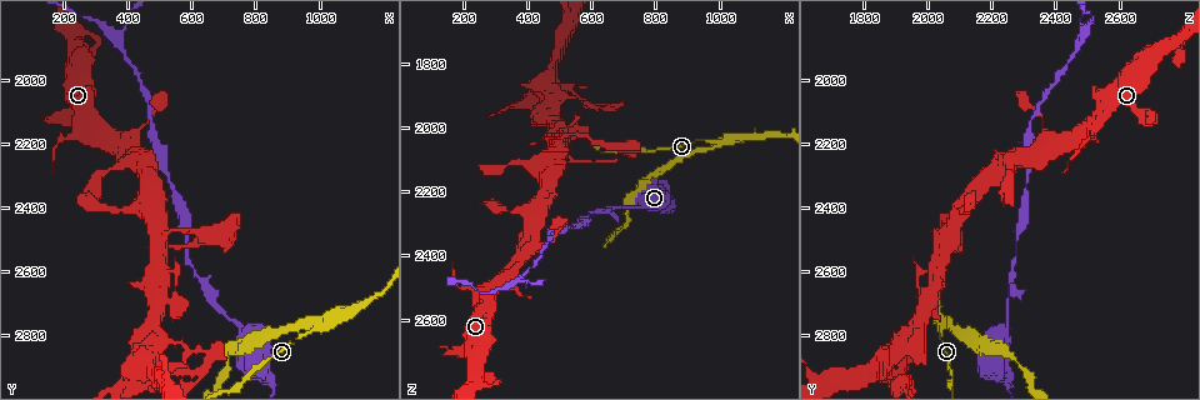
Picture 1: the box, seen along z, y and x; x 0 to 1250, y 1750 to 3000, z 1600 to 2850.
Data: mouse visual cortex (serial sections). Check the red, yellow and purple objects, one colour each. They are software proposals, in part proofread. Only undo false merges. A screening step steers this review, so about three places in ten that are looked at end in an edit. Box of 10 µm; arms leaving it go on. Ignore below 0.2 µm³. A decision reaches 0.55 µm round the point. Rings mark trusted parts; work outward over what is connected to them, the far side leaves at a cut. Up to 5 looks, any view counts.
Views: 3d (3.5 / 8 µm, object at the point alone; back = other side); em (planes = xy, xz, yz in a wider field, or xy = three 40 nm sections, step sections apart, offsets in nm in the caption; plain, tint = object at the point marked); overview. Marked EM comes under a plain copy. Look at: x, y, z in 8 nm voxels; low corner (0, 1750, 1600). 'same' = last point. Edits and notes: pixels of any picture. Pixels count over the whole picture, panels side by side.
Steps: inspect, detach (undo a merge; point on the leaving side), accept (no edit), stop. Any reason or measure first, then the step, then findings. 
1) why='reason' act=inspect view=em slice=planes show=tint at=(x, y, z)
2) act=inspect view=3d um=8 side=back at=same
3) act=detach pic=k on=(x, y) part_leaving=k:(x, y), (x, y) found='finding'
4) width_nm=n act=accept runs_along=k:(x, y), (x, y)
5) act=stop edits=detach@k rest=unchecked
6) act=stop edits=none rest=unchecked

act=inspect view=3d um=3.5 at=(700, 2730, 2250)

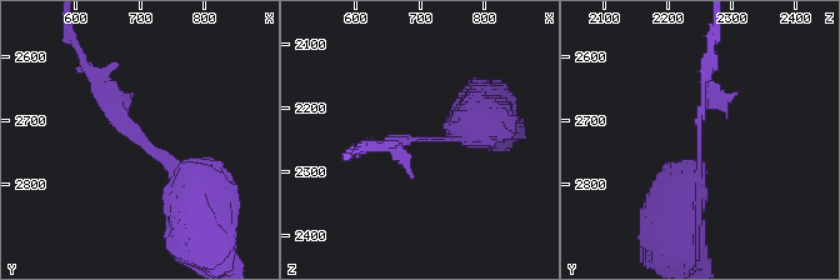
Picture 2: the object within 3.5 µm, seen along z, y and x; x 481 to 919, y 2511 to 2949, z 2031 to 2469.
why='now the EM' act=inspect view=em slice=xy step=2 show=tint at=(700, 2725, 2245)

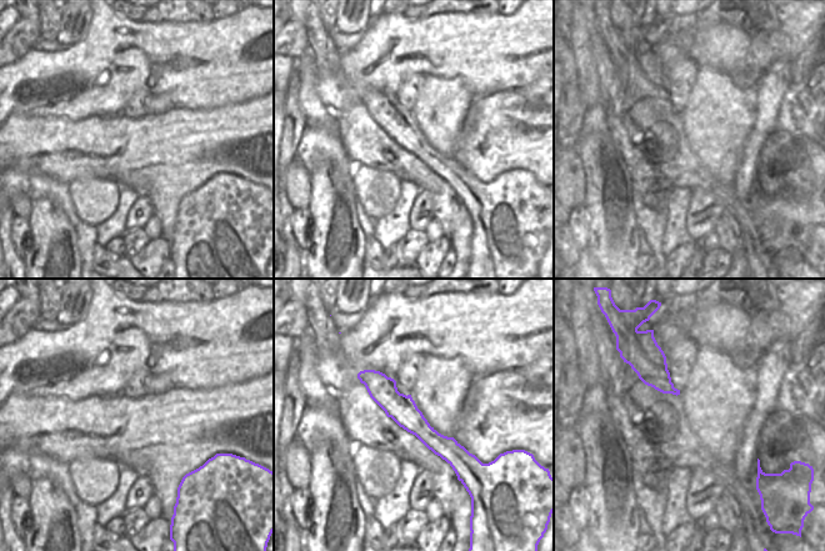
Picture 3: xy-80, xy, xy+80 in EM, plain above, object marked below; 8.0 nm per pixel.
act=accept runs_along=2:(200, 190), (111, 109), (89, 71) found='one cell here'

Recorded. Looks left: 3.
why='arms part here' act=inspect view=3d um=3.5 at=(990, 2780, 2040)

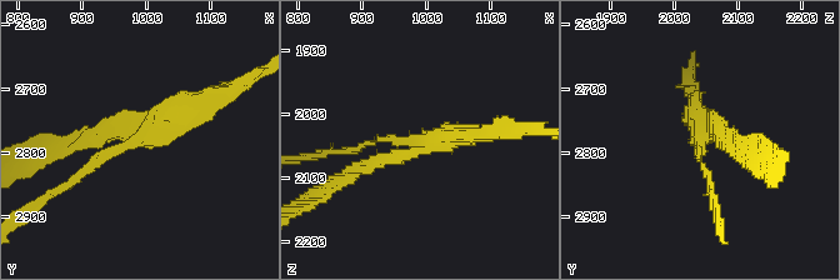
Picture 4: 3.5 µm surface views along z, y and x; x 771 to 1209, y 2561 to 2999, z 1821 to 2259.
act=inspect view=em slice=xy step=5 show=tint at=(985, 2775, 2040)

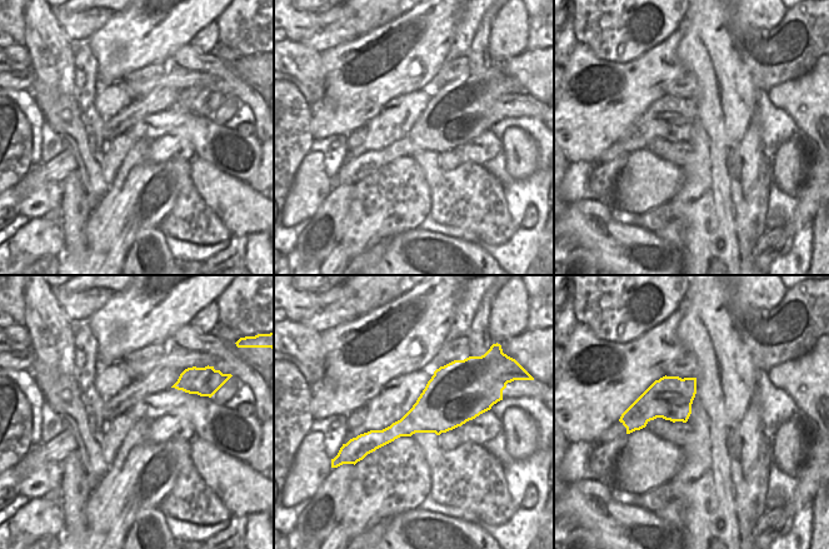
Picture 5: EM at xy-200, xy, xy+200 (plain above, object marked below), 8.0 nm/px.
act=detach pic=4 on=(369, 165) part_leaving=4:(410, 154), (371, 160), (314, 195) found='a second cell is stuck on'

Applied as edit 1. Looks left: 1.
act=stop edits=detach@4 rest=unchecked

